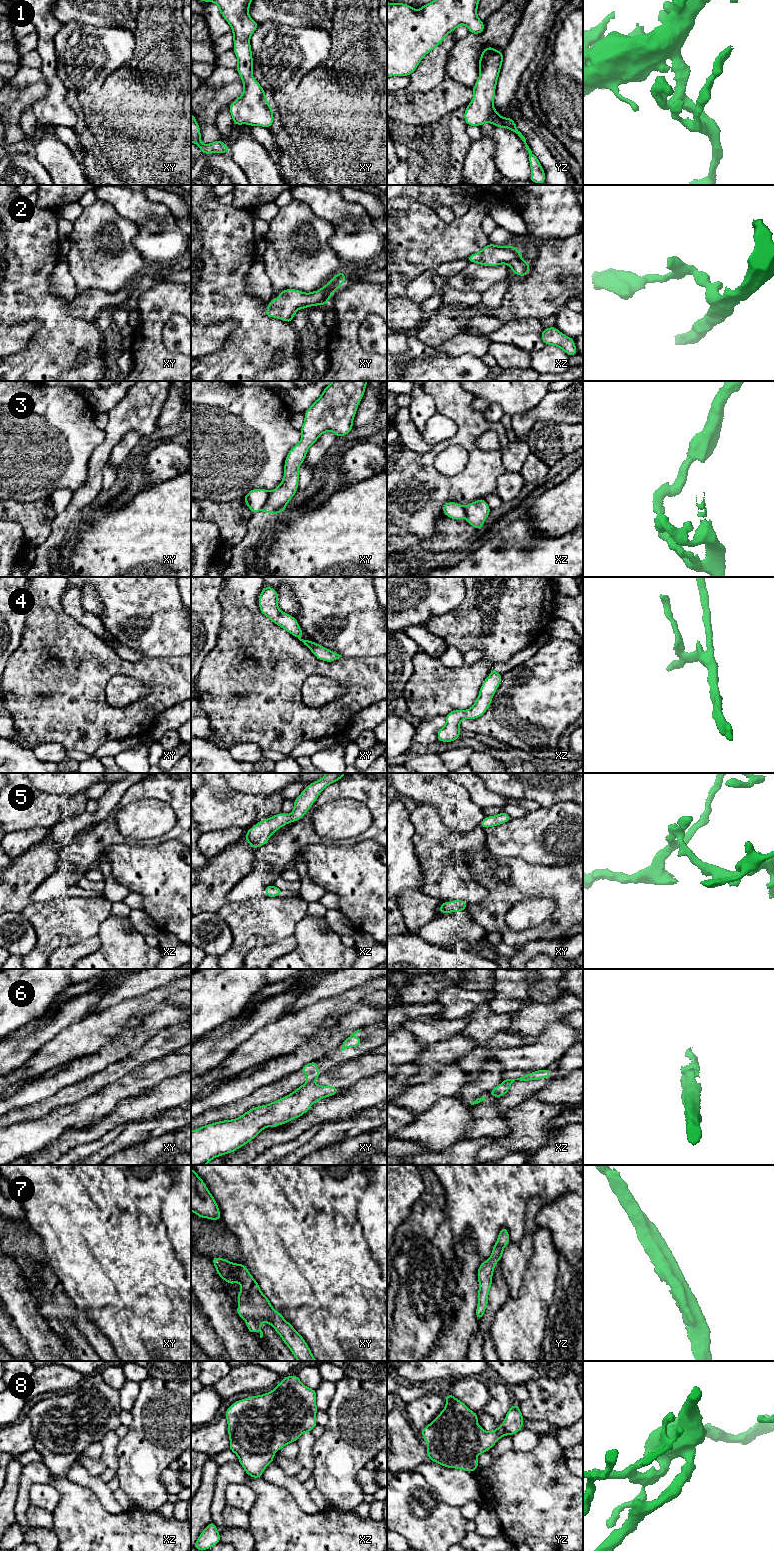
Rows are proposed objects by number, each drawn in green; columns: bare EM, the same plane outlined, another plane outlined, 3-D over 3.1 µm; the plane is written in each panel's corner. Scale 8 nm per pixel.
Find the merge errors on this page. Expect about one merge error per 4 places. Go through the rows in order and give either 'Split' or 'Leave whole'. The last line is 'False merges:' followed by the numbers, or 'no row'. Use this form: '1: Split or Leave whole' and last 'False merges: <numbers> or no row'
1: Leave whole
2: Leave whole
3: Split
4: Split
5: Leave whole
6: Split
7: Leave whole
8: Leave whole
False merges: 3, 4, 6

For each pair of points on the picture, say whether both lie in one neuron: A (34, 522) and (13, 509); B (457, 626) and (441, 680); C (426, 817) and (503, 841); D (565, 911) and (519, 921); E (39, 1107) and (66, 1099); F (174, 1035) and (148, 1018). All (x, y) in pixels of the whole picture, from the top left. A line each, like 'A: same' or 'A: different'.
A: same
B: different
C: different
D: different
E: same
F: different

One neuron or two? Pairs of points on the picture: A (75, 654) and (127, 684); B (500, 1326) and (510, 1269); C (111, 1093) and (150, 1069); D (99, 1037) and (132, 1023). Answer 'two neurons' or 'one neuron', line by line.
A: two neurons
B: two neurons
C: one neuron
D: one neuron

